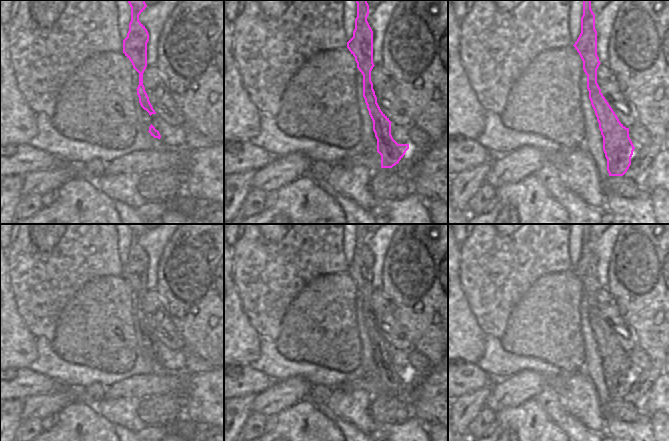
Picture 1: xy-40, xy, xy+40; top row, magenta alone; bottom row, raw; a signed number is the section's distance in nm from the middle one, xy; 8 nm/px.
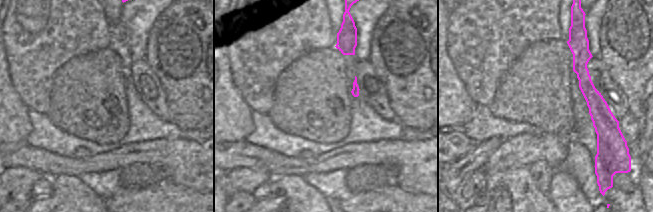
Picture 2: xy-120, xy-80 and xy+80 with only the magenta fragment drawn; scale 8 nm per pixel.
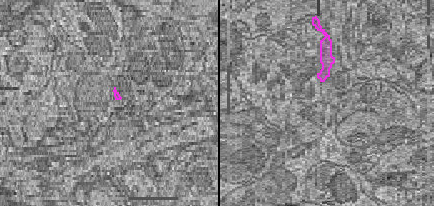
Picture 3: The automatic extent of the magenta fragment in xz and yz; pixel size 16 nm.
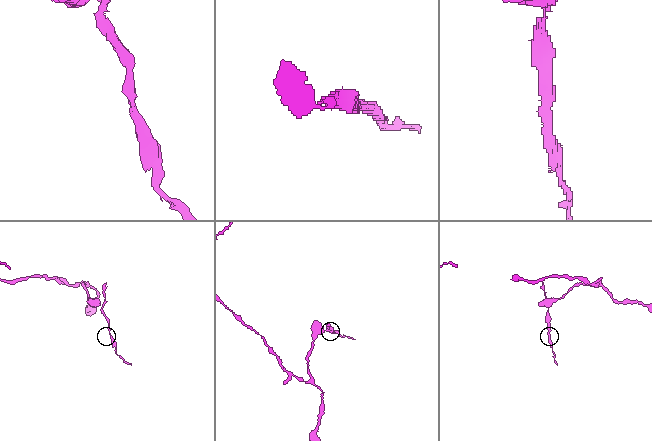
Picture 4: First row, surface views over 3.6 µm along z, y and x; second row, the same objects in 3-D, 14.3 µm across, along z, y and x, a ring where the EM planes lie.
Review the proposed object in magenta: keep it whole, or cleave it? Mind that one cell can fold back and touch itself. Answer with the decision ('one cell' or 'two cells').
one cell

